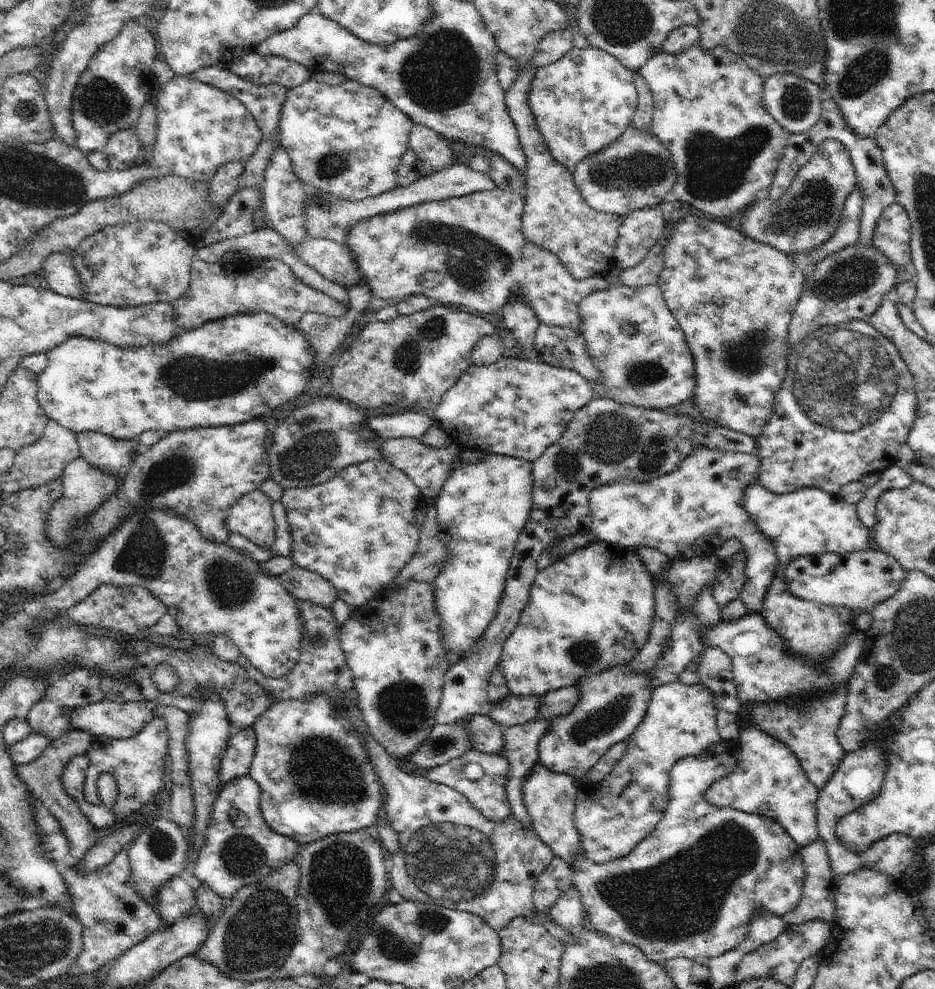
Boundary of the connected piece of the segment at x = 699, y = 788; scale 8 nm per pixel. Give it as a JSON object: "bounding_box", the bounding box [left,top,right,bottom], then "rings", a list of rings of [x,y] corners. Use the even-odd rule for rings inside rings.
{"bounding_box":[570,739,805,966],"rings":[[[730,739],[715,742],[709,746],[705,753],[699,755],[690,755],[678,760],[678,762],[670,769],[671,778],[669,786],[668,806],[664,811],[662,820],[657,824],[654,832],[651,832],[632,852],[629,856],[612,862],[597,865],[588,858],[576,857],[573,865],[570,865],[572,872],[573,887],[578,890],[581,895],[582,908],[584,916],[588,917],[590,924],[595,927],[595,932],[604,932],[606,936],[610,936],[614,941],[625,942],[637,946],[648,959],[662,964],[664,966],[669,960],[684,957],[685,959],[703,959],[709,960],[714,957],[722,956],[724,953],[735,949],[749,934],[749,925],[756,917],[761,915],[776,915],[781,917],[783,914],[789,913],[798,906],[803,893],[803,884],[805,879],[805,866],[801,853],[801,846],[798,846],[790,835],[784,830],[784,827],[774,819],[764,815],[754,813],[745,813],[734,809],[717,809],[715,806],[708,804],[703,799],[703,792],[713,785],[718,779],[726,776],[728,772],[733,771],[738,762],[738,755],[741,753],[739,747],[739,739]]]}

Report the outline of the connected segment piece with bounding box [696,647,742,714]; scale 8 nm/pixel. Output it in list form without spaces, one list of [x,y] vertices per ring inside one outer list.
[[[706,647],[697,668],[700,683],[715,696],[716,710],[724,709],[736,714],[742,708],[731,658],[718,647]]]

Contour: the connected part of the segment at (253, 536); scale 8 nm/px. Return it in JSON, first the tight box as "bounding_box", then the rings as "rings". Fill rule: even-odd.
{"bounding_box":[227,490,276,549],"rings":[[[260,490],[246,494],[227,514],[232,535],[242,535],[261,549],[270,549],[276,540],[273,502]]]}

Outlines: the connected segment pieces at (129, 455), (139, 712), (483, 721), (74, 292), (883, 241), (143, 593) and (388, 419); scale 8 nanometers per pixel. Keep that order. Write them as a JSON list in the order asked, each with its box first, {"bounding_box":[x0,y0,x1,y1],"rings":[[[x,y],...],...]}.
[{"bounding_box":[76,431,139,478],"rings":[[[82,431],[77,433],[76,440],[80,457],[84,457],[91,465],[113,472],[119,478],[124,476],[128,466],[138,456],[135,452],[139,444],[138,437],[120,441],[102,433]]]},{"bounding_box":[69,700,155,739],"rings":[[[101,700],[78,705],[69,712],[69,721],[74,729],[88,731],[96,739],[102,736],[132,738],[155,717],[153,708],[147,702]]]},{"bounding_box":[461,714,504,754],"rings":[[[480,714],[472,715],[461,722],[468,732],[471,746],[478,752],[499,754],[504,746],[504,737],[501,727],[490,717]]]},{"bounding_box":[41,252,82,298],"rings":[[[61,252],[47,254],[43,260],[41,273],[52,291],[67,297],[79,298],[81,295],[82,286],[70,254]]]},{"bounding_box":[871,202,911,268],"rings":[[[894,202],[878,217],[871,244],[898,268],[911,262],[911,222],[902,205]]]},{"bounding_box":[66,583,167,636],"rings":[[[102,583],[85,599],[70,607],[66,616],[77,625],[110,628],[116,632],[124,632],[130,636],[136,635],[142,629],[154,626],[158,619],[167,613],[167,606],[154,593],[144,585],[118,586]]]},{"bounding_box":[367,411,435,439],"rings":[[[406,411],[393,415],[367,418],[369,427],[383,439],[412,437],[421,439],[435,423],[427,412]]]}]

